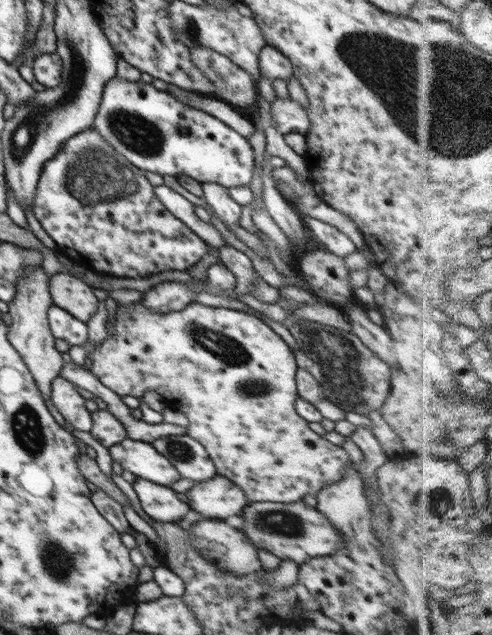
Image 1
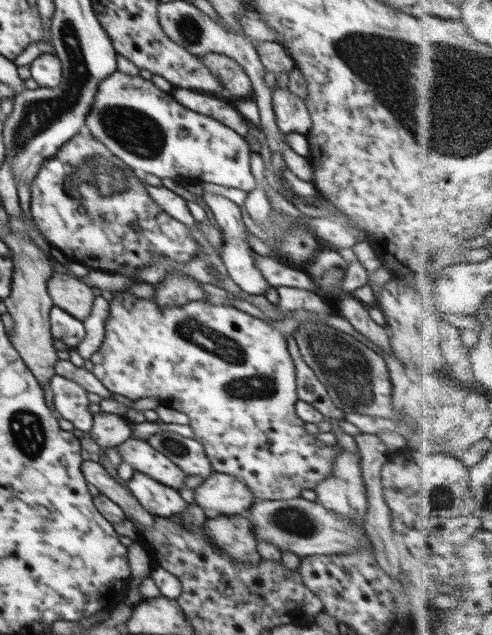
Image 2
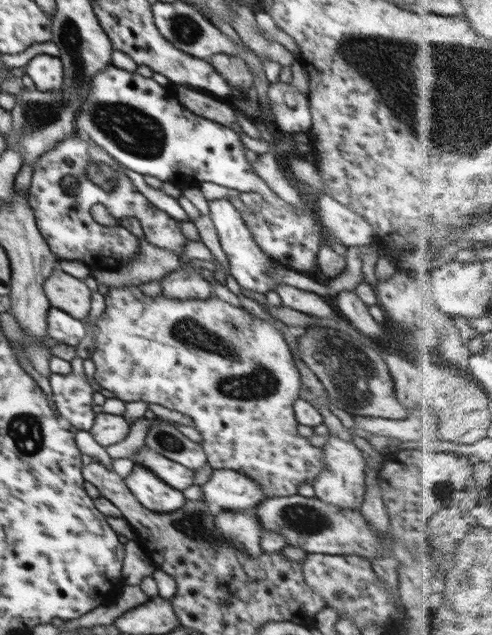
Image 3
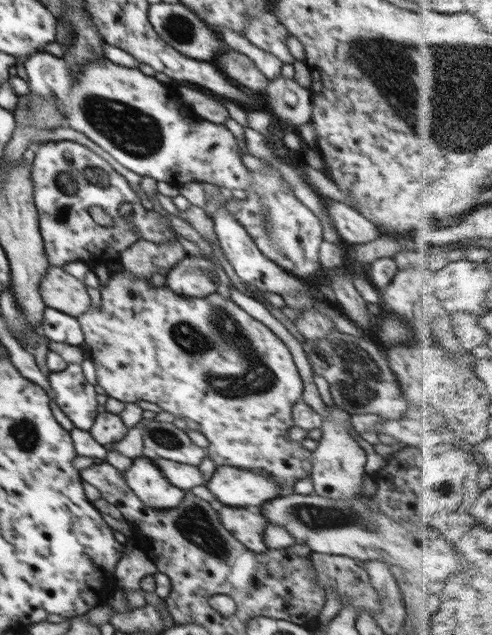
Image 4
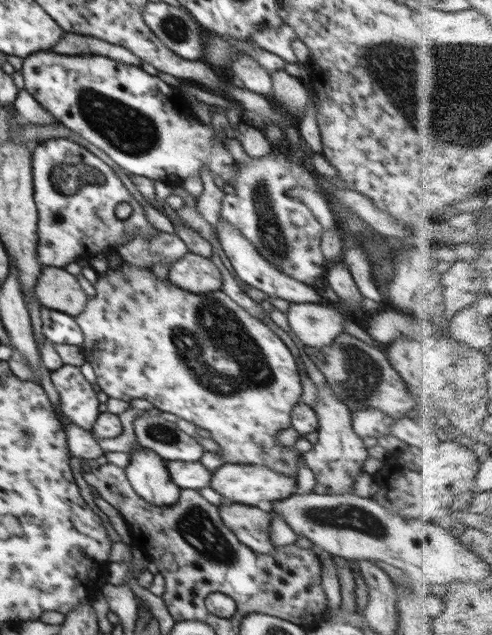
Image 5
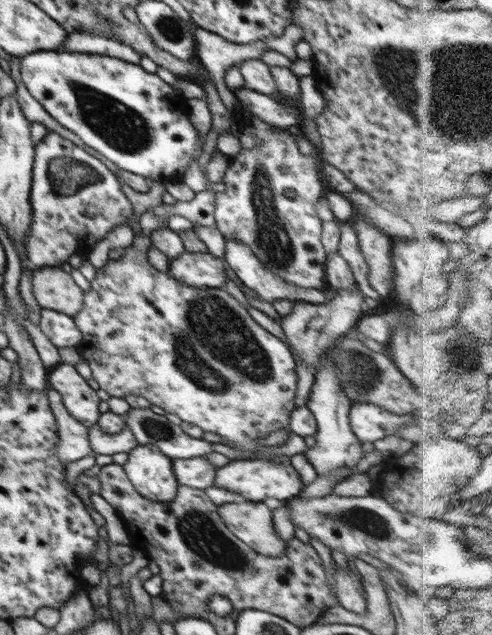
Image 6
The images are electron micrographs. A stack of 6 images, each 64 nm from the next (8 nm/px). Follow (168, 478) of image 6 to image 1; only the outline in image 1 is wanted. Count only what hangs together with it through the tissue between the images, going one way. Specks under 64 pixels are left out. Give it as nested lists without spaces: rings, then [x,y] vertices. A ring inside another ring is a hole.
[[[136,477],[133,487],[142,503],[142,510],[158,522],[178,522],[192,510],[186,502],[179,500],[177,493],[168,486]]]

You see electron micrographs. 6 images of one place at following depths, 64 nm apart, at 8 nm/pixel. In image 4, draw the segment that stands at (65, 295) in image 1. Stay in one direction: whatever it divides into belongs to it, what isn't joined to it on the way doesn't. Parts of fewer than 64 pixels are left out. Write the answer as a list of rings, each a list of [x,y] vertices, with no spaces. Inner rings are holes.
[[[48,267],[40,282],[39,292],[47,307],[76,318],[91,307],[85,284],[64,271],[62,267]]]

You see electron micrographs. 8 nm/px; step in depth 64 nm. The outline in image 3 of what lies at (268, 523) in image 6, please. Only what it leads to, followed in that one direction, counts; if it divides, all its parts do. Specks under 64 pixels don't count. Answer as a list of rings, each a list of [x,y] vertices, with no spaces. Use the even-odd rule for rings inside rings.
[[[217,510],[215,512],[215,524],[221,536],[224,536],[224,539],[226,539],[229,544],[232,544],[237,550],[244,552],[247,556],[252,556],[257,559],[263,554],[260,542],[263,527],[252,511],[233,512],[232,510]]]

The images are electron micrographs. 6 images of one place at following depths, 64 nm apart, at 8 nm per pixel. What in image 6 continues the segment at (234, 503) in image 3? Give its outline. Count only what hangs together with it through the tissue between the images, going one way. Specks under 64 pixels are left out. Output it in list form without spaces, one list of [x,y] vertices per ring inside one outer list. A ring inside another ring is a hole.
[[[268,459],[230,460],[228,464],[217,468],[215,486],[234,491],[248,502],[263,502],[268,498],[288,502],[304,491],[300,473],[291,463]]]

